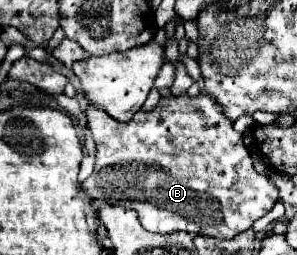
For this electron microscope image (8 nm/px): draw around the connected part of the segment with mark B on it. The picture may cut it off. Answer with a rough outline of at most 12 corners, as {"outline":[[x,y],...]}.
{"outline":[[211,97],[89,105],[91,199],[235,237],[279,201]]}

